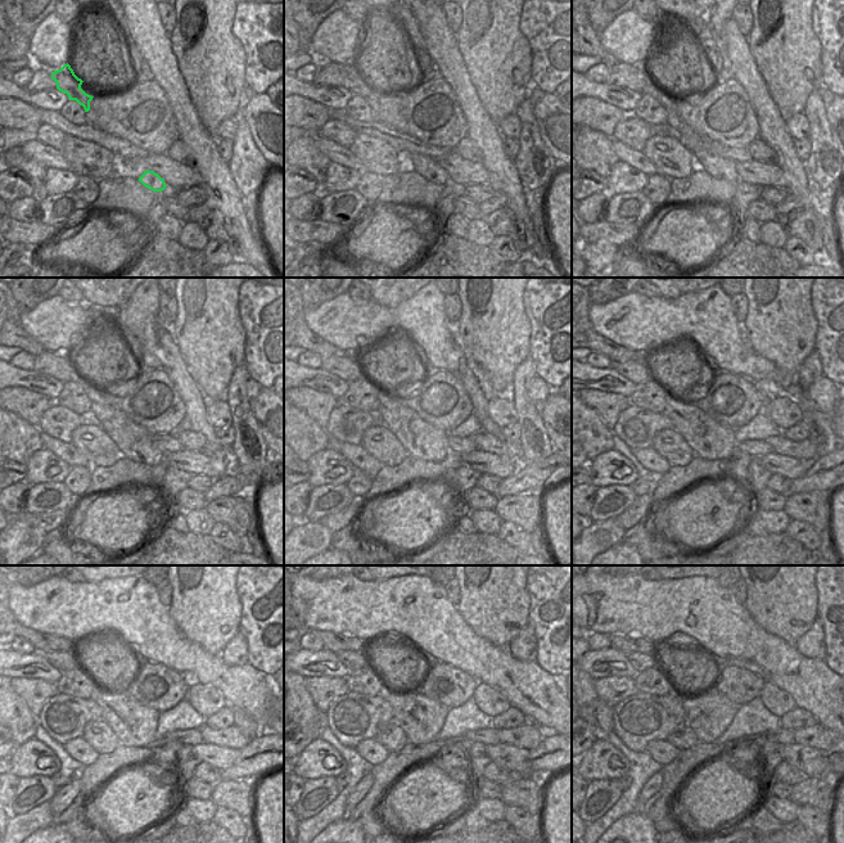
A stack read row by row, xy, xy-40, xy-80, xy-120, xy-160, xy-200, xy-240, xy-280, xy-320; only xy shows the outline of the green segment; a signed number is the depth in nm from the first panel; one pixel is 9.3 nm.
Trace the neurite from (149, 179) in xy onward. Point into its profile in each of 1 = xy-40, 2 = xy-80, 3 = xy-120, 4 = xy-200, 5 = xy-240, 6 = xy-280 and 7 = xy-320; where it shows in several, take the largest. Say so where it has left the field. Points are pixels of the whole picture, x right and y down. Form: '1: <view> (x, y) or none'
1: xy-40 (429, 168)
2: xy-80 (718, 167)
3: xy-120 (134, 441)
4: xy-200 (709, 440)
5: xy-240 (135, 725)
6: xy-280 (420, 717)
7: xy-320 (708, 715)

